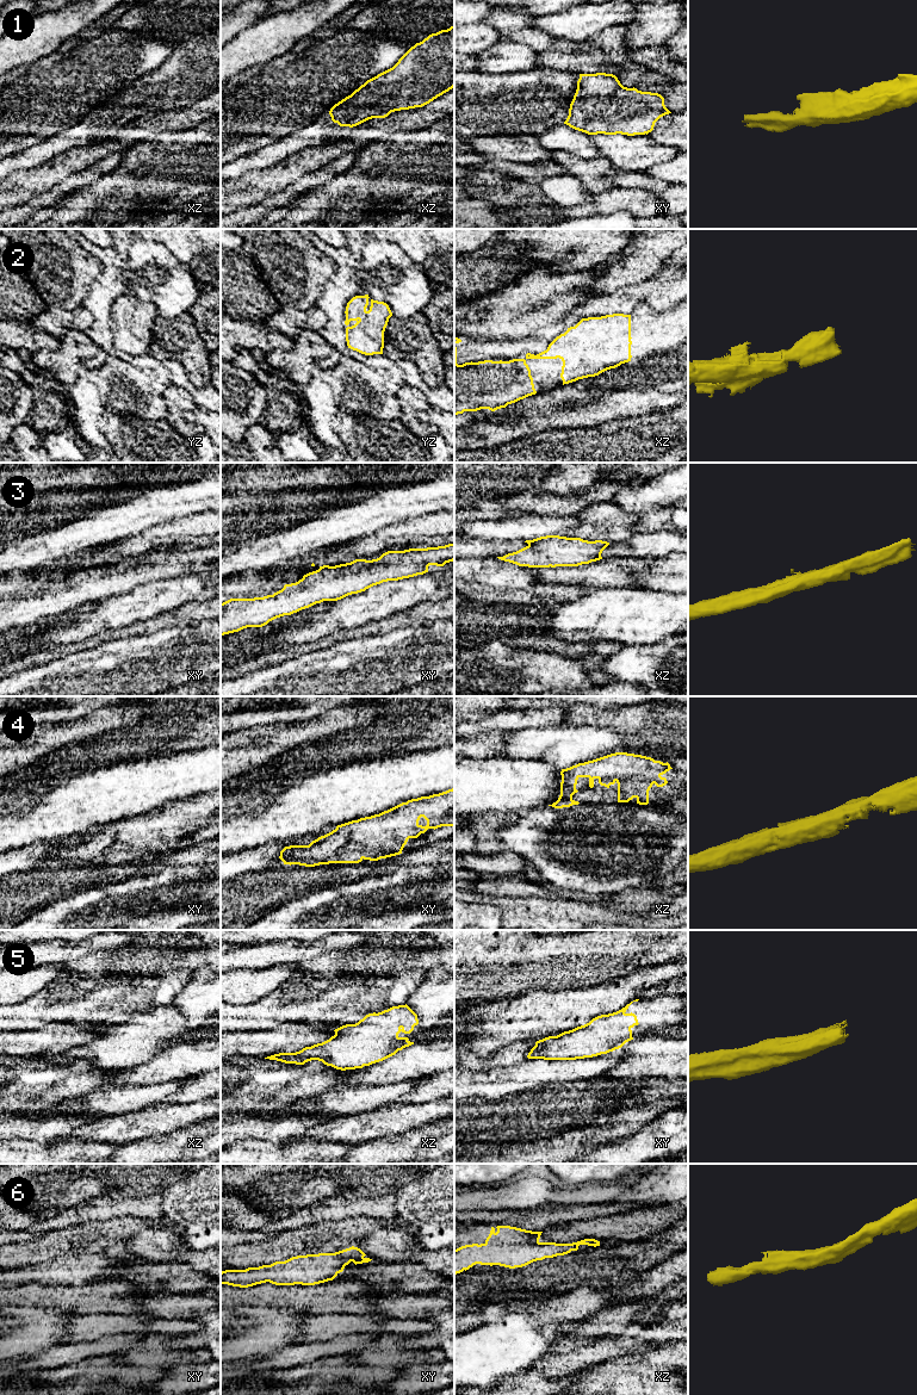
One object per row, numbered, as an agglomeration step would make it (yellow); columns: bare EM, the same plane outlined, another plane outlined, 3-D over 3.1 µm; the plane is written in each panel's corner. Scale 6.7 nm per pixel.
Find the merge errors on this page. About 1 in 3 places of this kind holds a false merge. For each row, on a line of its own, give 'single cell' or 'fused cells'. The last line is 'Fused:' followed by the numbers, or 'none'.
1: single cell
2: single cell
3: single cell
4: single cell
5: single cell
6: single cell
Fused: none

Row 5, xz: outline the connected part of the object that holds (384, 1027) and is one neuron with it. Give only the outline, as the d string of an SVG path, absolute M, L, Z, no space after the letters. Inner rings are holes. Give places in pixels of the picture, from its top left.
M407 1004L392 1006L378 1013L368 1013L355 1024L335 1029L335 1035L322 1043L265 1059L296 1065L318 1060L341 1071L363 1068L414 1044L398 1034L410 1034L417 1024L417 1015Z

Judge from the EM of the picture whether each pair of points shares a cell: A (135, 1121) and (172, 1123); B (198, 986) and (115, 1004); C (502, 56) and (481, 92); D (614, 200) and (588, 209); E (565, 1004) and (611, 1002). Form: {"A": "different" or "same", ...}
{"A": "same", "B": "different", "C": "different", "D": "different", "E": "same"}

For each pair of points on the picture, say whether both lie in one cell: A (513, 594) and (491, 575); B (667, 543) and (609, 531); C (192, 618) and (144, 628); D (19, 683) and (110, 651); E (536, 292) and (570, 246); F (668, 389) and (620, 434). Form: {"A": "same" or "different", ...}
{"A": "different", "B": "different", "C": "same", "D": "same", "E": "different", "F": "different"}

